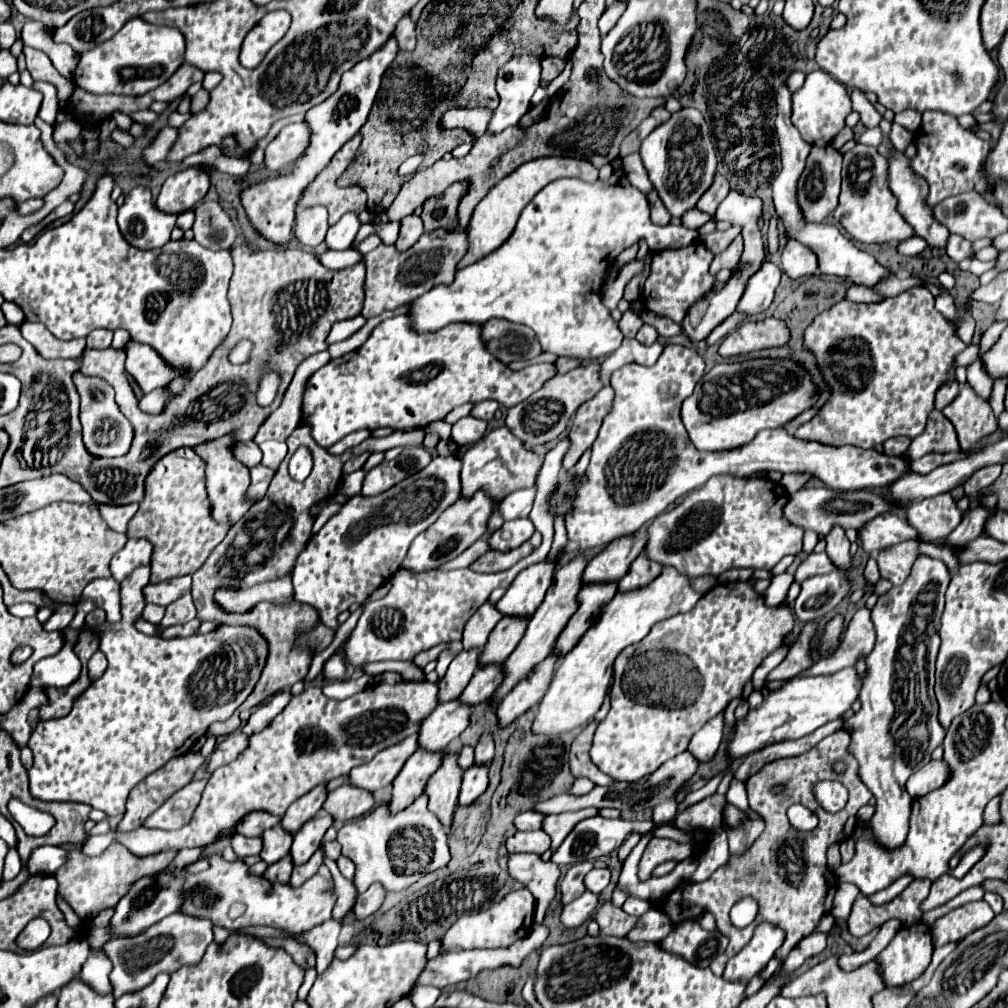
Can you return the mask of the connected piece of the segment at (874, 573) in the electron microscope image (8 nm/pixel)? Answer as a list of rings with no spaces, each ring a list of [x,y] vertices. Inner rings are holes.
[[[874,557],[868,559],[866,563],[866,569],[864,569],[864,579],[866,579],[866,585],[876,585],[880,581],[880,573],[878,573],[878,563]]]

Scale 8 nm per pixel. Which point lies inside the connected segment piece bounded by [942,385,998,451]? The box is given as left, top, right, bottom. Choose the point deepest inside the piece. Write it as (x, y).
(972, 417)

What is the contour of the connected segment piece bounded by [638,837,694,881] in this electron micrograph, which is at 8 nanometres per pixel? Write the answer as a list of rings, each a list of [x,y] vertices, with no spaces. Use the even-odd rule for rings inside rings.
[[[654,837],[644,855],[642,855],[639,869],[638,877],[641,881],[646,881],[652,876],[652,871],[656,865],[668,861],[668,859],[676,859],[676,861],[684,861],[692,855],[692,843],[690,845],[682,845],[682,843],[676,843],[672,839],[658,839]]]

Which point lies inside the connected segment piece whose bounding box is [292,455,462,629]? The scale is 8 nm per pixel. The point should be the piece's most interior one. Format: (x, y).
(363, 545)

